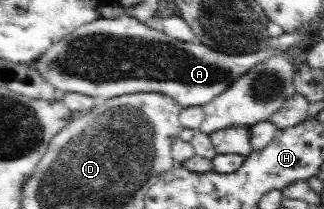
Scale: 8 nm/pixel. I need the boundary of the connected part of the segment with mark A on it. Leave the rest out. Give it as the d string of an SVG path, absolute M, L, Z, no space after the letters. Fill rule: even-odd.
M120 17L120 19L96 18L90 23L77 27L70 35L57 41L46 53L42 54L31 66L40 73L44 81L50 82L56 89L92 96L97 102L119 95L158 91L176 99L183 107L205 106L216 95L222 93L231 81L246 75L254 63L267 58L277 50L262 49L256 53L234 56L224 54L208 48L202 43L184 43L173 40L163 31L156 31L152 24L142 24L133 17Z

